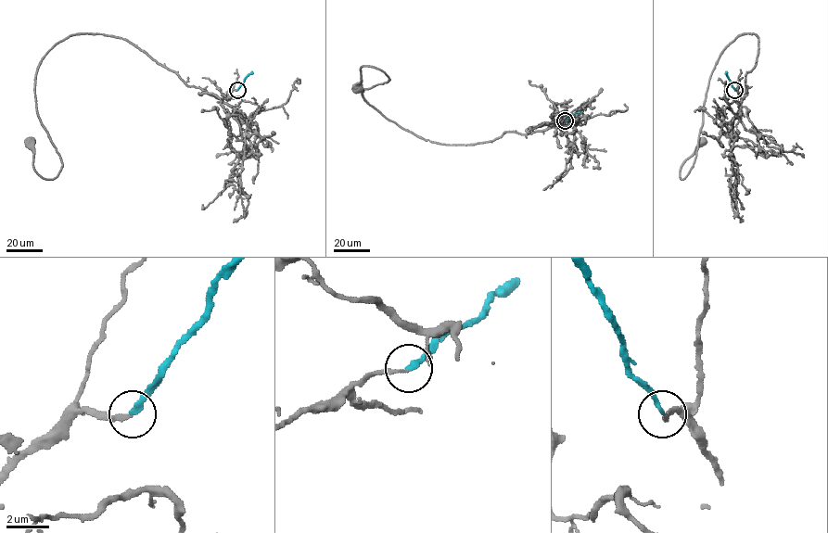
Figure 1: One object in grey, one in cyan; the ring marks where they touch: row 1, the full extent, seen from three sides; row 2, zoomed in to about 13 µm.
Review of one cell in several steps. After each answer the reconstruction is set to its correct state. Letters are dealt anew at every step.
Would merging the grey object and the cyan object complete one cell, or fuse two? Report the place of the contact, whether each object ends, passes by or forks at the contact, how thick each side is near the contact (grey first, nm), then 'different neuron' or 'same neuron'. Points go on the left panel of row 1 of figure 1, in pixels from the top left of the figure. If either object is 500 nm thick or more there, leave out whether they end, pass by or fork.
place (237, 90); grey ends; cyan ends; calibres 170 and 240 nm; same neuron

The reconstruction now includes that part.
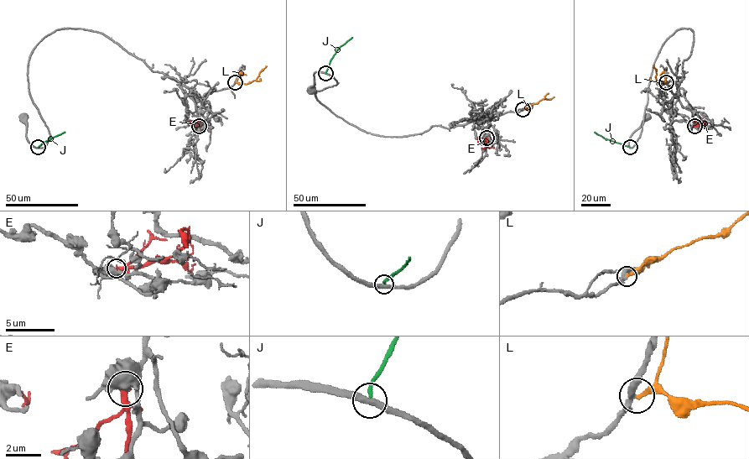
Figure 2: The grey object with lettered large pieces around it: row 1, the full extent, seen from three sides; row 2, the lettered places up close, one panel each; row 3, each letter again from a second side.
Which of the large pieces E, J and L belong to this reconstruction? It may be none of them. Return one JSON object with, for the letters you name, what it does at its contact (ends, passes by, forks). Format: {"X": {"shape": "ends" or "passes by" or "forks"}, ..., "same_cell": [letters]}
{"same_cell": []}

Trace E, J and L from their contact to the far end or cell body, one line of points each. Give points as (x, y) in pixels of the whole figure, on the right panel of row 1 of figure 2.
E: (694, 126), (701, 125), (704, 120), (704, 122)
J: (630, 147), (605, 138), (594, 132)
L: (666, 82), (661, 84), (656, 80), (654, 65)

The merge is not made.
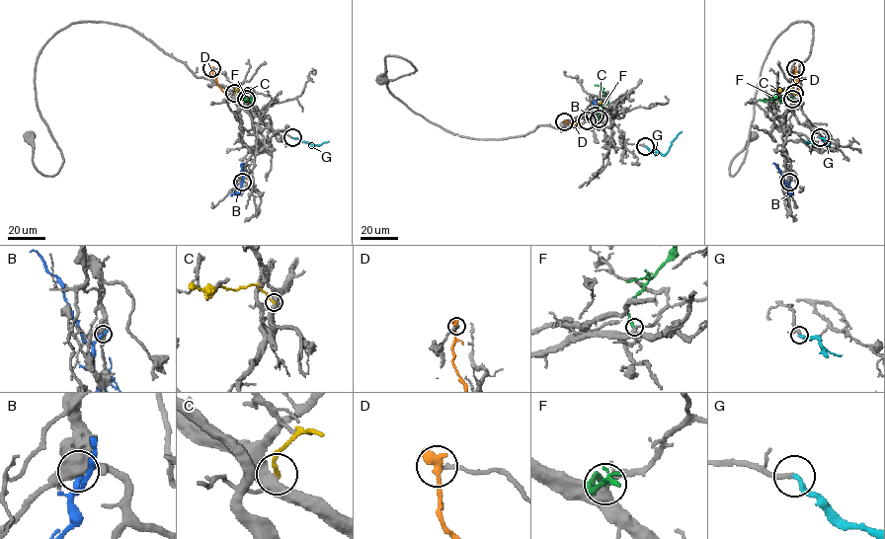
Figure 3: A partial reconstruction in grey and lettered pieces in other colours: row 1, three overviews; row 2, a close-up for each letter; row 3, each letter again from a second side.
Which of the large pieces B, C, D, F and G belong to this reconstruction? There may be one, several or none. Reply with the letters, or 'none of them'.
F, G

